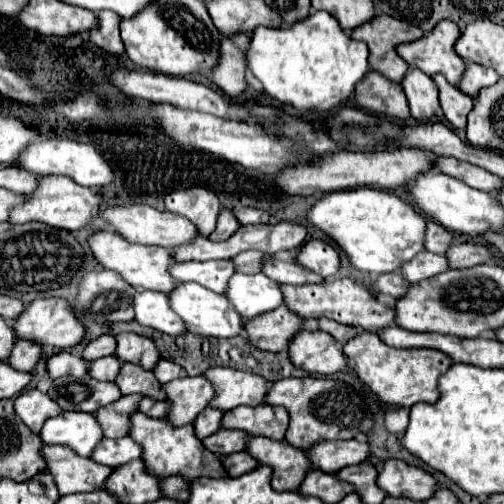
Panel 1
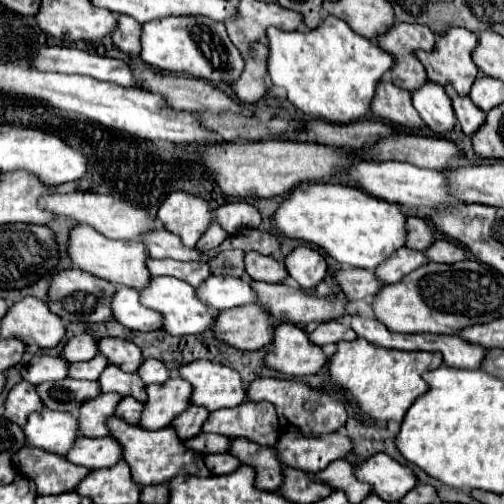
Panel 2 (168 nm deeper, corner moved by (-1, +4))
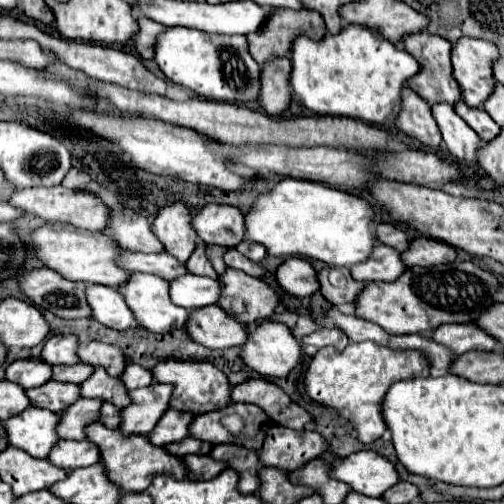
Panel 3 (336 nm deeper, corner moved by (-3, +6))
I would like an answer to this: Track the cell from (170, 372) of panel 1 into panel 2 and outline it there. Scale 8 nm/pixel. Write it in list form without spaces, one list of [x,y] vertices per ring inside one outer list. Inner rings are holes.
[[[144,360],[140,364],[140,368],[136,370],[140,374],[140,378],[144,380],[144,384],[162,384],[168,380],[168,368],[160,362],[160,360]]]

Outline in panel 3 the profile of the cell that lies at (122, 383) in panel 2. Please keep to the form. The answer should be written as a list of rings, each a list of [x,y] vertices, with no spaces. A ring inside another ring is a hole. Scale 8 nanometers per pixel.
[[[102,366],[94,368],[94,374],[80,386],[82,386],[82,398],[102,398],[104,402],[112,402],[118,408],[126,408],[132,402],[124,382],[120,378],[110,376]]]

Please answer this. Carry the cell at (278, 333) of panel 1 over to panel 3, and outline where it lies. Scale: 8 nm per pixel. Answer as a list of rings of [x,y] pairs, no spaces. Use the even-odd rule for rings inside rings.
[[[218,304],[198,308],[190,314],[190,326],[186,326],[194,342],[210,348],[232,348],[242,346],[248,340],[248,326],[226,314]]]

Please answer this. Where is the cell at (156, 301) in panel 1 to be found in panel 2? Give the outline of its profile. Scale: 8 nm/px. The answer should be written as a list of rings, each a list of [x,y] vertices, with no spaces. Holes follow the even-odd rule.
[[[120,286],[116,290],[116,296],[112,298],[112,306],[110,306],[112,318],[130,330],[140,330],[140,332],[158,330],[162,326],[160,322],[162,316],[150,308],[144,308],[138,298],[140,298],[138,290]]]

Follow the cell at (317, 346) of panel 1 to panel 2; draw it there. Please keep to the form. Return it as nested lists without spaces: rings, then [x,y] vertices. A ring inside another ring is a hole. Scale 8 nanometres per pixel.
[[[282,322],[274,328],[272,350],[266,350],[264,364],[270,370],[282,372],[286,376],[308,376],[320,372],[328,362],[320,346],[308,340],[308,334],[296,324]]]

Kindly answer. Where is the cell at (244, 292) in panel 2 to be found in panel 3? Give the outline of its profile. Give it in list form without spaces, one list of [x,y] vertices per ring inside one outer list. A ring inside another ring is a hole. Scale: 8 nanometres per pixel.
[[[186,274],[170,282],[170,298],[174,298],[174,304],[184,306],[188,310],[218,304],[220,292],[220,282],[206,276]]]

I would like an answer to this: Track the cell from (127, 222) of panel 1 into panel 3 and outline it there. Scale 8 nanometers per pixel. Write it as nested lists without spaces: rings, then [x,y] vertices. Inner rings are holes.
[[[52,186],[52,188],[24,188],[16,190],[10,198],[10,204],[36,214],[44,218],[46,222],[68,222],[72,226],[78,226],[82,230],[90,232],[104,232],[108,234],[108,220],[110,220],[110,210],[108,206],[92,192],[82,192],[82,190],[66,190],[64,186]]]

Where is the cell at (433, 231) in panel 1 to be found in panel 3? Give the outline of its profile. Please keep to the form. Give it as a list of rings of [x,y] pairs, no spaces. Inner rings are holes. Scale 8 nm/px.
[[[382,222],[382,224],[378,224],[378,226],[376,226],[376,236],[378,236],[378,240],[380,240],[382,244],[394,246],[398,252],[406,252],[408,246],[410,246],[408,234],[406,234],[400,226],[396,226],[396,224],[392,224],[392,222]]]

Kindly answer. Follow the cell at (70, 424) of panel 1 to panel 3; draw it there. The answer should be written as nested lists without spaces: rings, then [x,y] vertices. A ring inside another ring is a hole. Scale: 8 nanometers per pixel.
[[[30,406],[14,418],[6,420],[6,430],[10,432],[10,444],[26,450],[34,458],[48,458],[50,450],[60,440],[56,426],[60,414]]]

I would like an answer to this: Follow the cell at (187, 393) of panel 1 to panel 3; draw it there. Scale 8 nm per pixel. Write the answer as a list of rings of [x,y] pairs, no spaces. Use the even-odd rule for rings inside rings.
[[[160,382],[132,390],[132,404],[122,410],[120,430],[126,430],[126,434],[150,434],[162,414],[170,408],[172,392],[172,384]]]

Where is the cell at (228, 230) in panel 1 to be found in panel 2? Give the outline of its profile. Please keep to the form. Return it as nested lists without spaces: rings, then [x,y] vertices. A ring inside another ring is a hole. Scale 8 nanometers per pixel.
[[[210,224],[210,228],[202,234],[202,238],[198,240],[198,244],[196,244],[196,250],[198,252],[204,252],[204,254],[208,254],[212,248],[218,248],[222,242],[226,240],[226,232],[218,226],[218,224]]]

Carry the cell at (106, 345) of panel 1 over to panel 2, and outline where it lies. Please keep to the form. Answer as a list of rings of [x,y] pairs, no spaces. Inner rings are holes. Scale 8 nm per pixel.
[[[90,334],[72,336],[64,344],[64,348],[60,352],[60,358],[64,358],[66,362],[86,362],[86,360],[90,360],[90,358],[94,358],[98,354],[96,346],[98,344],[96,344],[94,336],[90,336]]]

